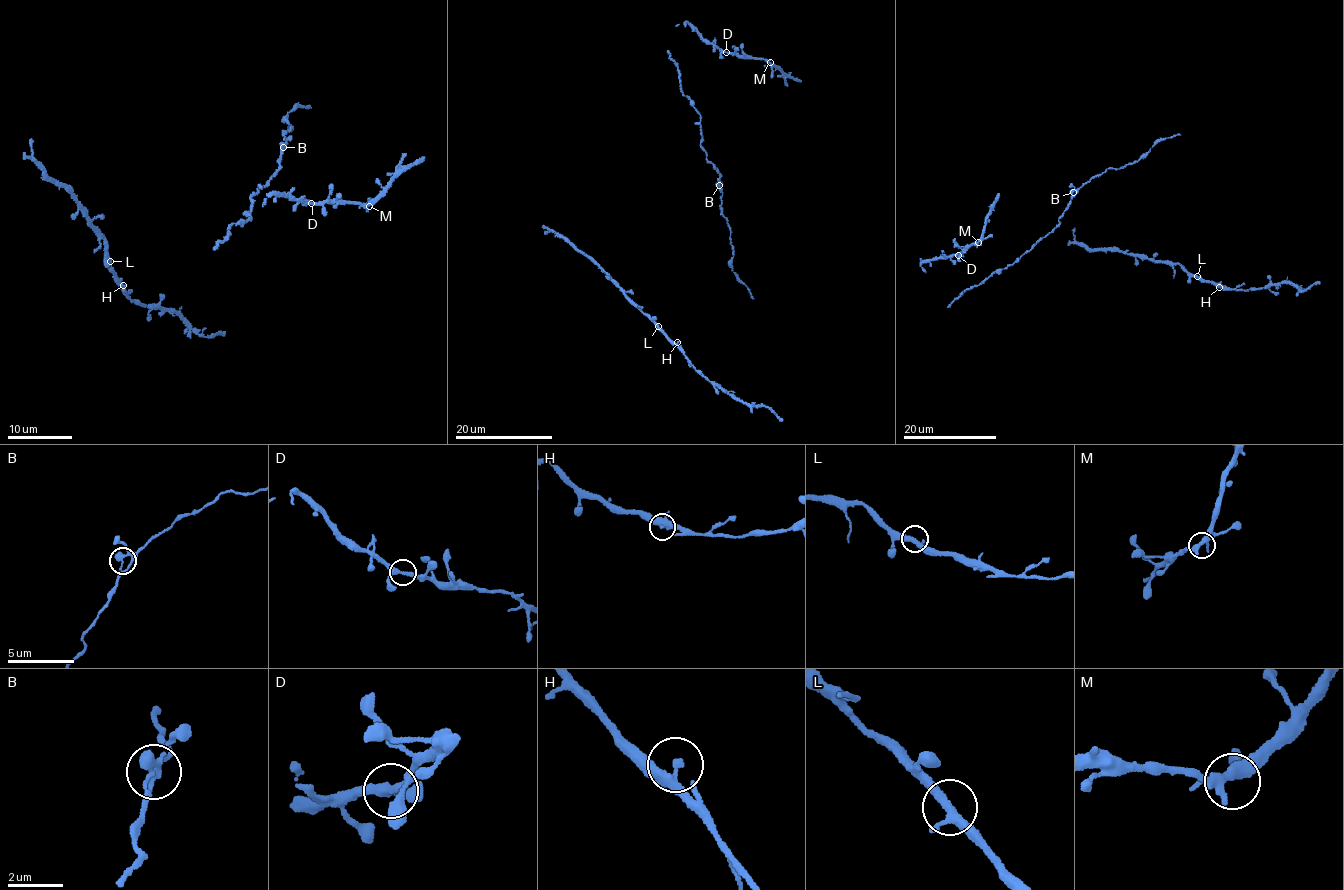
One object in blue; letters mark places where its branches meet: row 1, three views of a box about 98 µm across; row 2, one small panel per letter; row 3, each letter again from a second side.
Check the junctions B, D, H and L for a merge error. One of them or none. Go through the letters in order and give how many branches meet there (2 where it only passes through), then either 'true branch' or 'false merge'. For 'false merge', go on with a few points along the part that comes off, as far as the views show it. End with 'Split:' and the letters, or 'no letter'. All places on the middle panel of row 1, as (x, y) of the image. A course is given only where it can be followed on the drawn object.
B: branches 3; true branch
D: branches 3; true branch
H: branches 3; true branch
L: branches 3; true branch
Split: no letter

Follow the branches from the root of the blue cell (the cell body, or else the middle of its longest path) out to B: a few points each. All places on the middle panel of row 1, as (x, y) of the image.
B: (726, 220), (722, 213), (720, 185)

